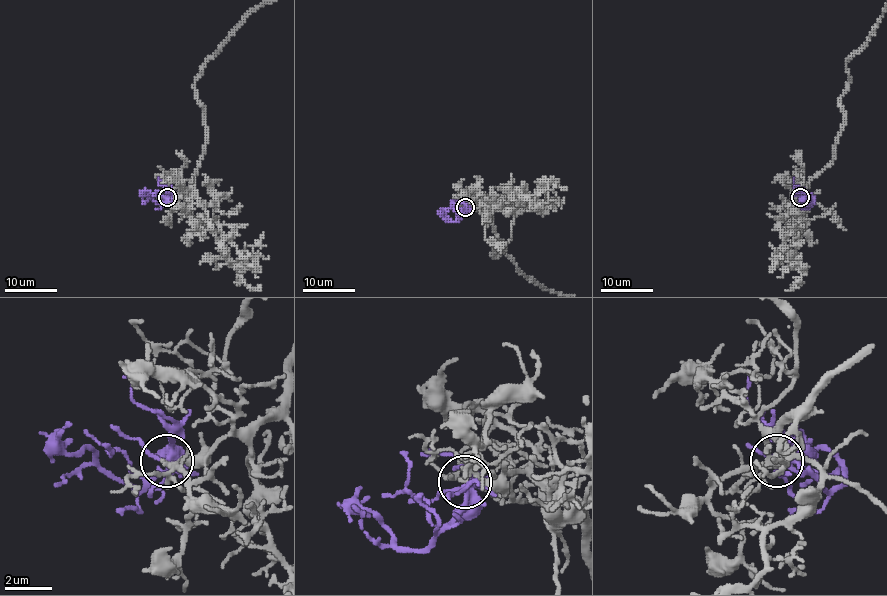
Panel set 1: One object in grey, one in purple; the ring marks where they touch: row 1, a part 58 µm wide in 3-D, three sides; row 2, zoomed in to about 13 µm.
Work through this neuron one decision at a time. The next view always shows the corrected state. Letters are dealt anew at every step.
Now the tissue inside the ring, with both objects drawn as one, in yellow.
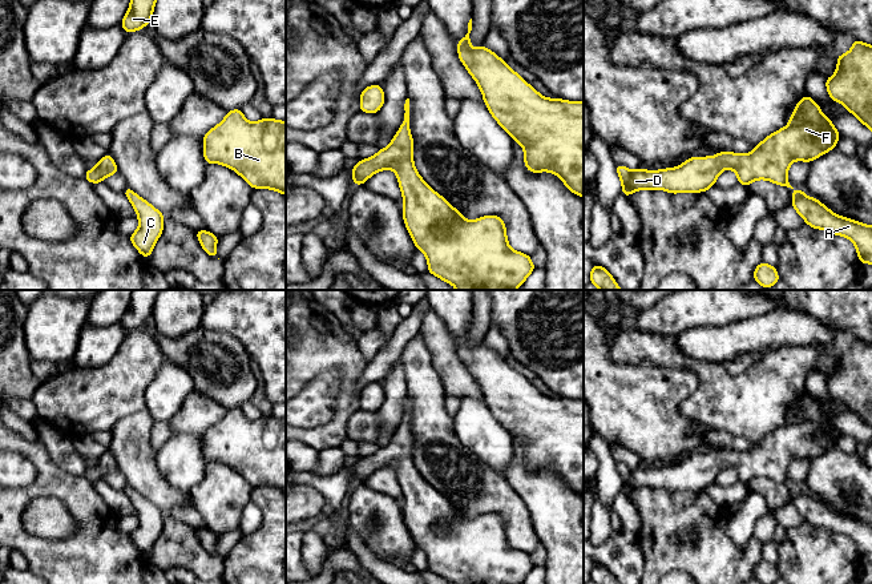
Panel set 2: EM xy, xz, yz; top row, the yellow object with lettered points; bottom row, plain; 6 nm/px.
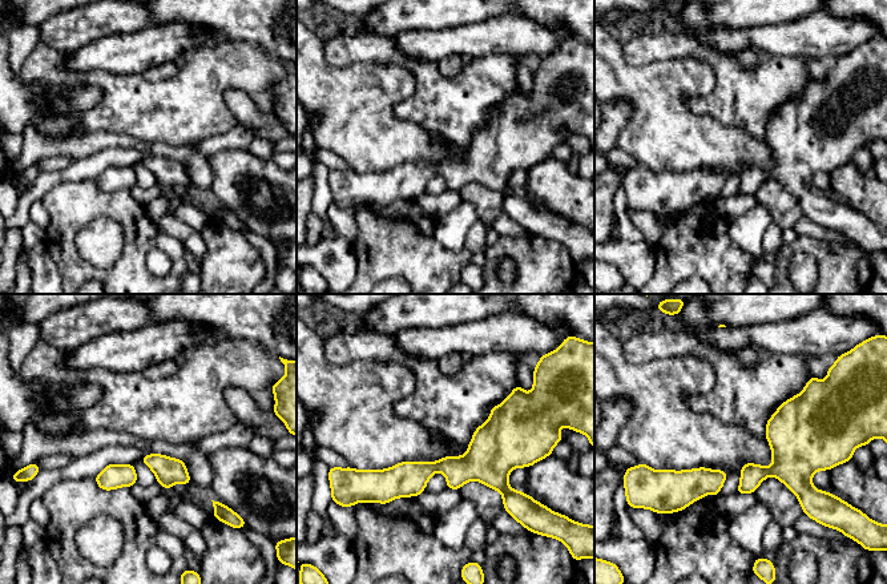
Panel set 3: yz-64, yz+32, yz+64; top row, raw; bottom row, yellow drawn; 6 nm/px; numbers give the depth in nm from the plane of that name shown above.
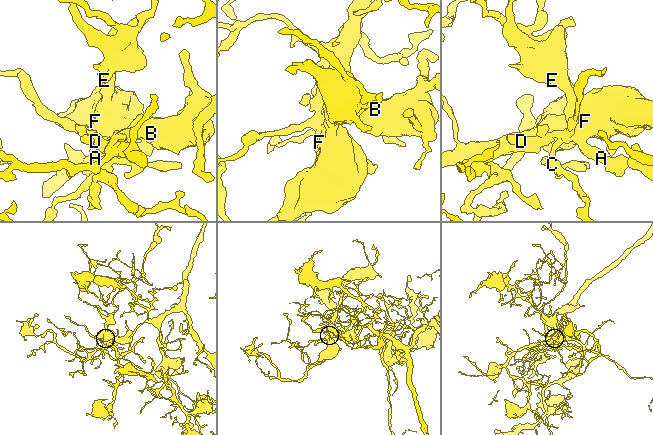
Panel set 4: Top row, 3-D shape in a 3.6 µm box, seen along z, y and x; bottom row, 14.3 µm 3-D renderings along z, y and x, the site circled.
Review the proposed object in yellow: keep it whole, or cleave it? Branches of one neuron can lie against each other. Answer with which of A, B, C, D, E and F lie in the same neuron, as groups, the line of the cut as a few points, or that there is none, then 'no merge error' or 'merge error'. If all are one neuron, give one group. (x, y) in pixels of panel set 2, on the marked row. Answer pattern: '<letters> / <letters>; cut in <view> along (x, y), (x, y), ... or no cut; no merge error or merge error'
A B C D E F; no cut; no merge error

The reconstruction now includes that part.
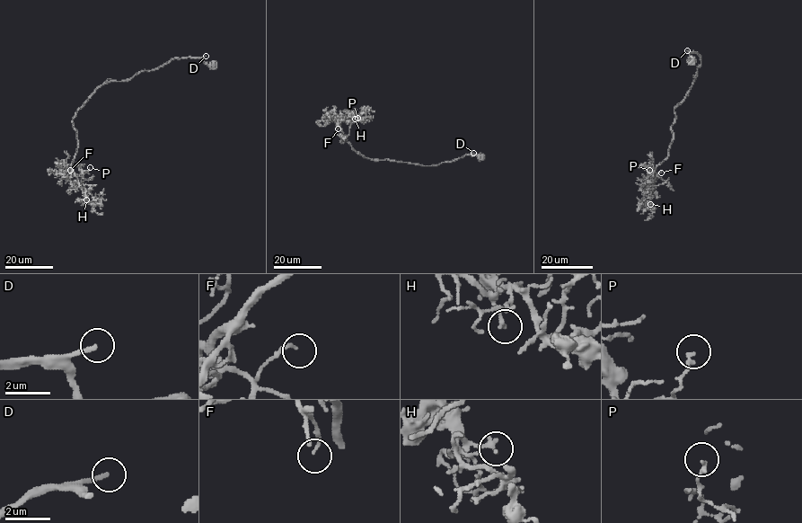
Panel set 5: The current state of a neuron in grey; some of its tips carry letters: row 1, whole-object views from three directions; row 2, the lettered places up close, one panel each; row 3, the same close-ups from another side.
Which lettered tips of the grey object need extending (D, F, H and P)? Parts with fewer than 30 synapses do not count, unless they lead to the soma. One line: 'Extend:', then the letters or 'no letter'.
Extend: D

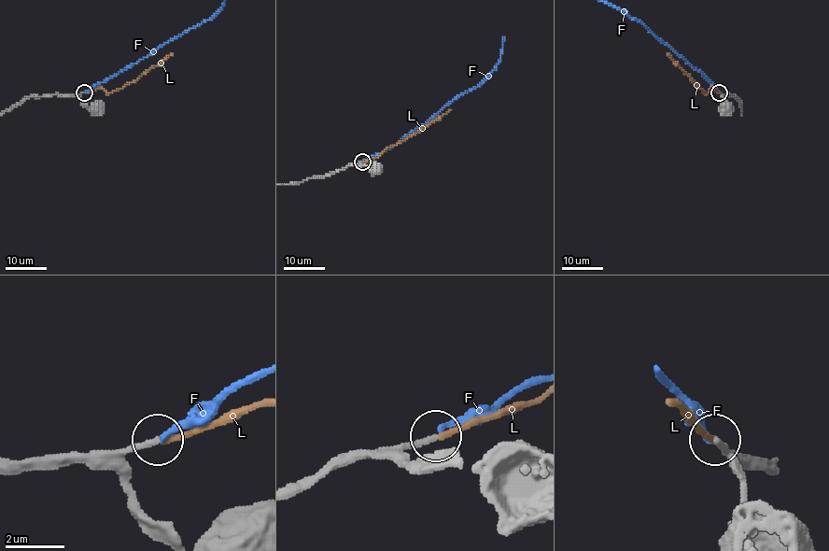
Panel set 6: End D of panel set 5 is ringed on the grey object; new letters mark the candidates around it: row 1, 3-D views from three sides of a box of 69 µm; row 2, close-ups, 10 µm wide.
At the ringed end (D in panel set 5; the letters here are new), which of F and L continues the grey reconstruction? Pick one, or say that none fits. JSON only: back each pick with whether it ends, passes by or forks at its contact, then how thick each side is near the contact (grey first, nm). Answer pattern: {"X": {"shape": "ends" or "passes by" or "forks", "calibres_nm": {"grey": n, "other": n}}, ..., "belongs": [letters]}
{"L": {"shape": "ends", "calibres_nm": {"grey": 200, "other": 200}}, "belongs": ["L"]}

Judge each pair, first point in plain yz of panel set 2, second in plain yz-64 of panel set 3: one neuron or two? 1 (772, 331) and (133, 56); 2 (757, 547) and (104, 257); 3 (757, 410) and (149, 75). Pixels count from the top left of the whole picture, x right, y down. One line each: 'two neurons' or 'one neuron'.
1: one neuron
2: two neurons
3: two neurons

